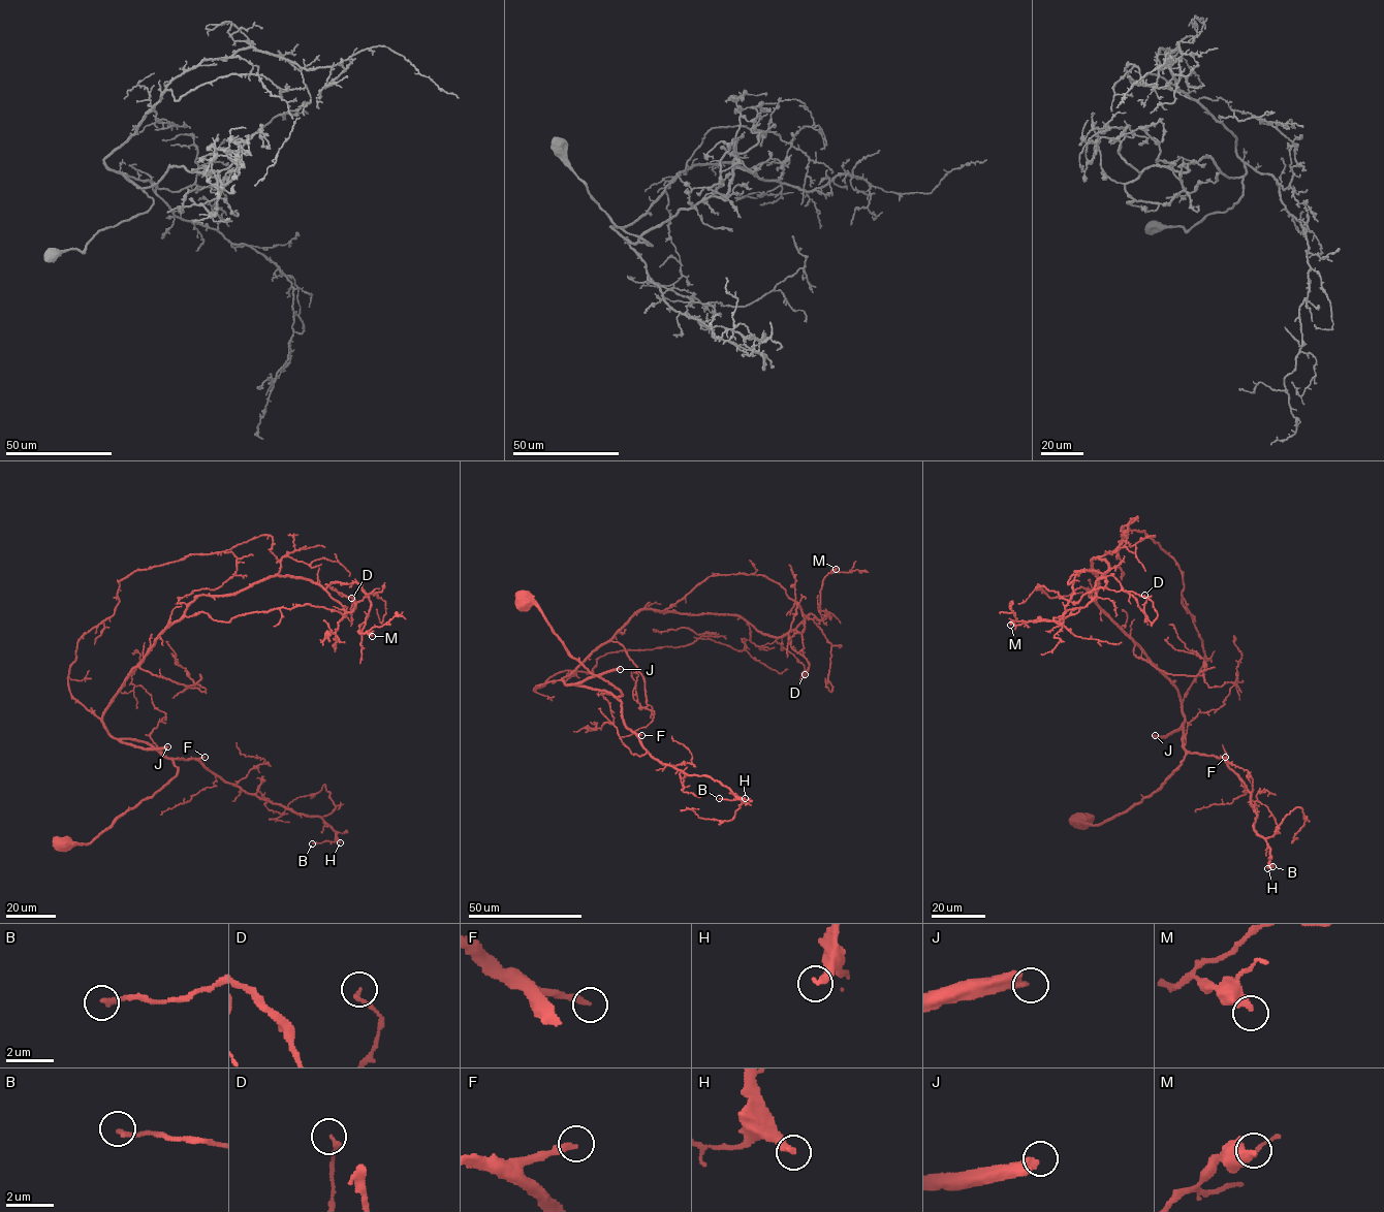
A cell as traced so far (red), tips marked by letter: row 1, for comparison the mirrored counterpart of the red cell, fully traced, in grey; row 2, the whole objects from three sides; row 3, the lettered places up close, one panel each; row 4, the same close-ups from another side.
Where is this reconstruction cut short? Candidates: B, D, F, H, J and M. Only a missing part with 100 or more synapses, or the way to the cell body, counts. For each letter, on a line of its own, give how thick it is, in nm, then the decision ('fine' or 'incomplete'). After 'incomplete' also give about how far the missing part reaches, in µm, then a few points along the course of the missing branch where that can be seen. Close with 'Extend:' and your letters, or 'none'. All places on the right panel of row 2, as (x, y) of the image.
B: 170 nm thick; fine
D: 160 nm thick; fine
F: 280 nm thick; incomplete; about 120 µm are missing; missing branch runs (1225, 757), (1238, 744), (1243, 714), (1238, 701), (1246, 699), (1226, 673), (1228, 655), (1173, 654)
H: 320 nm thick; incomplete; about 120 µm are missing
J: 360 nm thick; incomplete; about 170 µm are missing; missing branch runs (1155, 735), (1124, 710), (1065, 705), (1046, 728), (1052, 755), (1087, 772), (1136, 746), (1140, 734), (1125, 708)
M: 440 nm thick; fine
Extend: F, H, J

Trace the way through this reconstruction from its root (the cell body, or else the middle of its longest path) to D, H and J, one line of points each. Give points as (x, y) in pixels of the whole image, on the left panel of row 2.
D: (60, 840), (89, 843), (176, 774), (102, 714), (196, 598), (284, 575), (351, 597), (350, 612), (351, 598)
H: (60, 840), (89, 843), (176, 774), (177, 758), (195, 759), (247, 792), (317, 816), (340, 842)
J: (60, 840), (89, 843), (176, 774), (178, 768), (172, 762), (149, 744), (121, 739), (143, 748), (167, 746)

